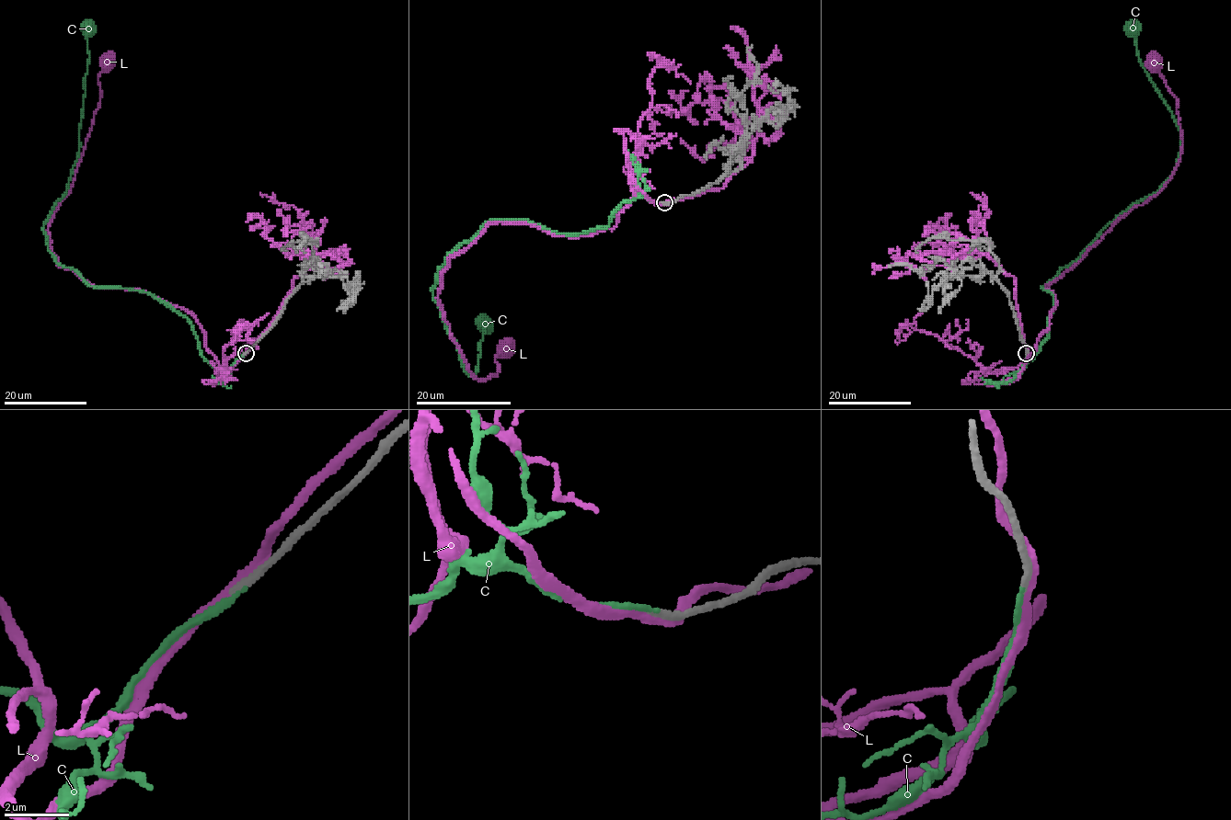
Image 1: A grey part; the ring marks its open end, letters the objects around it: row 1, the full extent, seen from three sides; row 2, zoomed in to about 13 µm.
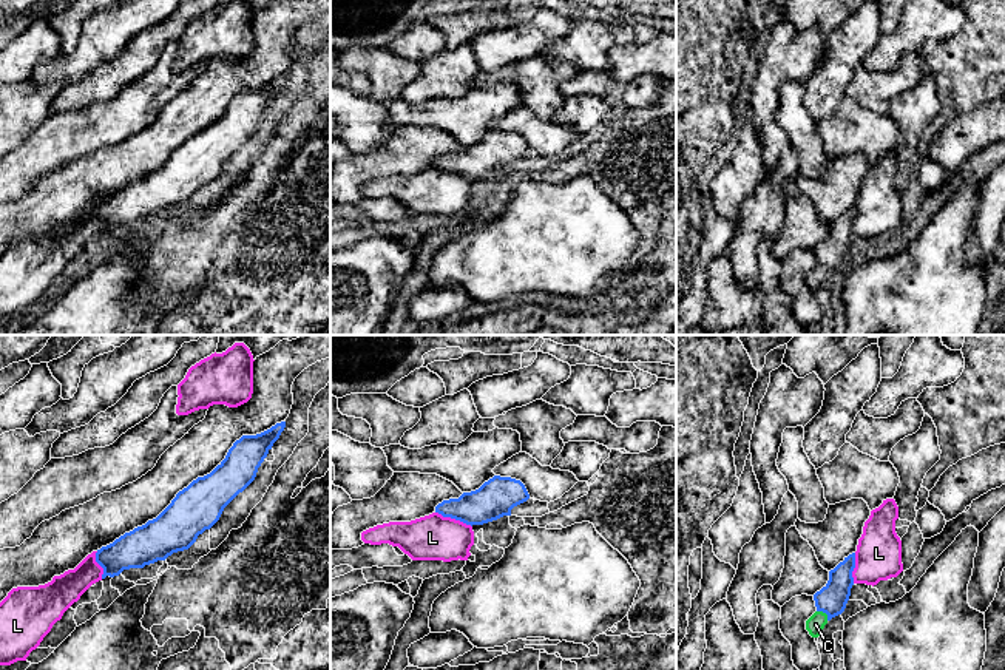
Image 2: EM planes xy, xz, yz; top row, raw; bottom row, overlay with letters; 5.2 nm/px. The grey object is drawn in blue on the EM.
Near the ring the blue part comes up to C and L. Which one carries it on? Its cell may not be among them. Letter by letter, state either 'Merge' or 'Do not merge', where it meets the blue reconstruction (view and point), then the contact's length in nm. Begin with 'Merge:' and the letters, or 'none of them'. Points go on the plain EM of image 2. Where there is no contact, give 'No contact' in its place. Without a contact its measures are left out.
Merge: C
C: Merge. Touches blue at yz (825, 266). Shared border 80 nm
L: Do not merge. Touches blue at xz (454, 172). Shared border 200 nm

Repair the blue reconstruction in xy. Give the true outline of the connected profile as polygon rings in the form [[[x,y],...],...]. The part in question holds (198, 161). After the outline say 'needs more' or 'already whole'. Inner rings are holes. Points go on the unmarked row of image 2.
[[[281,76],[261,88],[242,90],[210,128],[179,145],[156,173],[97,204],[96,216],[103,222],[102,233],[188,204],[255,134],[258,122],[284,82],[286,76]]]; already whole

